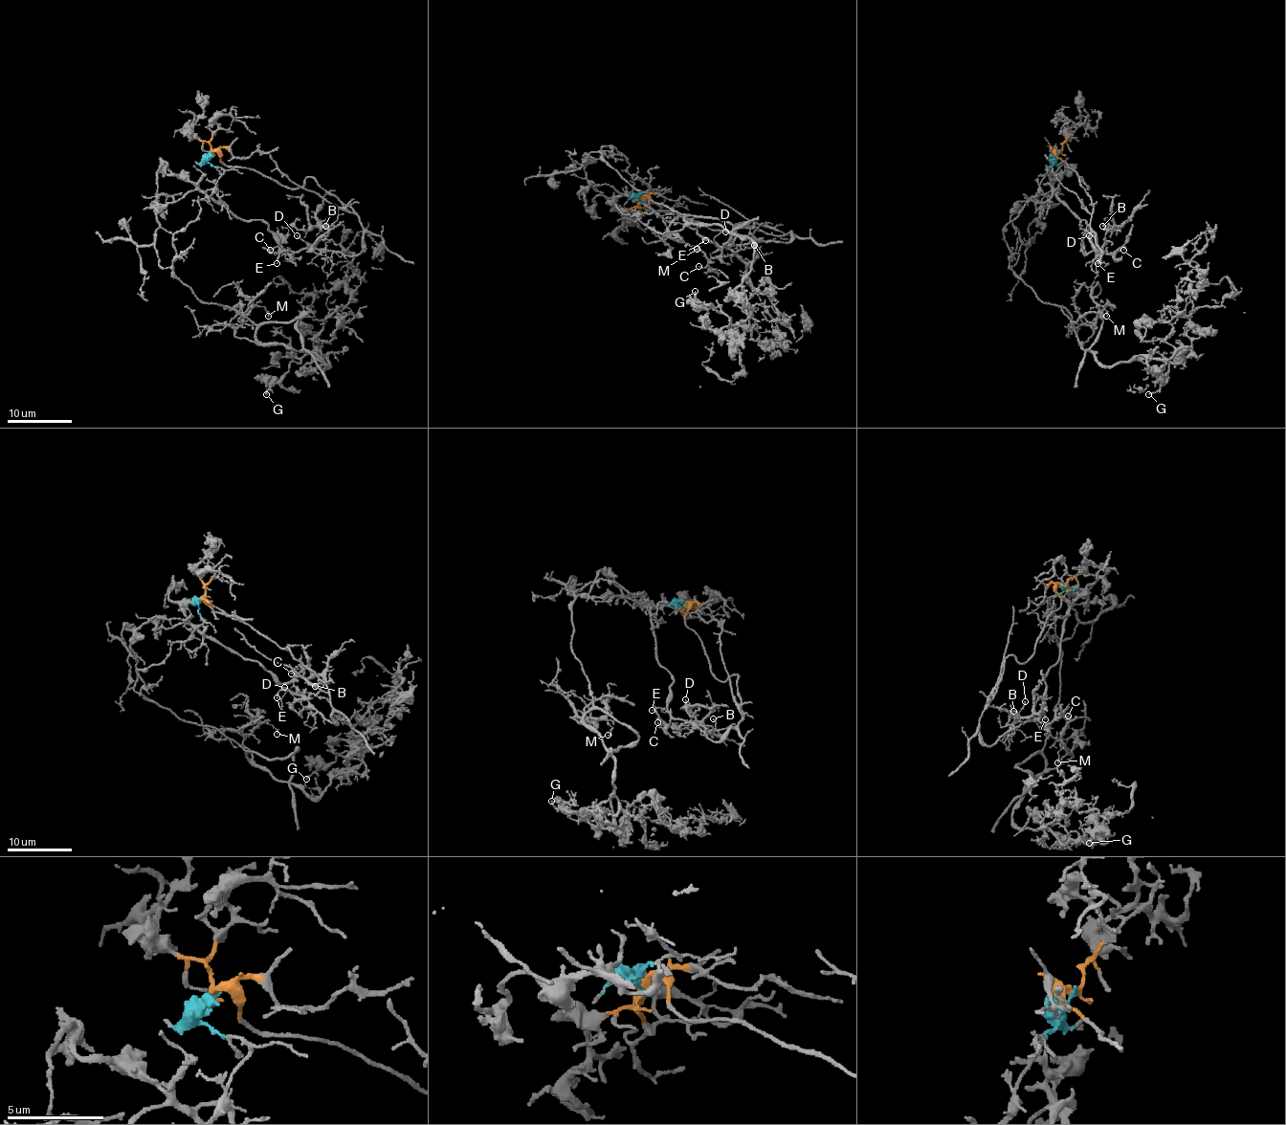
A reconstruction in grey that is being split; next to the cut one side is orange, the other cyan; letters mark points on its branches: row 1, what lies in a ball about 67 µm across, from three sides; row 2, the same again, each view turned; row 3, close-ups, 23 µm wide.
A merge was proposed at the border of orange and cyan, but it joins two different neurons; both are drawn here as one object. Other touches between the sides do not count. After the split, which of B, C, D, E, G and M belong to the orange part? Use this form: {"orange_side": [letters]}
{"orange_side": ["B", "C", "D", "E"]}

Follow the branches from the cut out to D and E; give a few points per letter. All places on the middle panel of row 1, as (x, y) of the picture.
D: (640, 202), (718, 231), (747, 223), (791, 239), (724, 231)
E: (640, 202), (718, 231), (747, 223), (791, 232), (788, 242), (705, 240)

